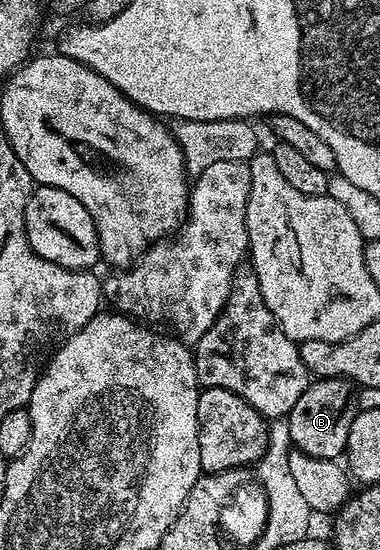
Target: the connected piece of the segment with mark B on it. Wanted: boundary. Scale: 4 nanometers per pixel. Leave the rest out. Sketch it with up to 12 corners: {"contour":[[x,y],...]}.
{"contour":[[309,381],[287,415],[291,445],[310,458],[347,451],[351,389]]}

